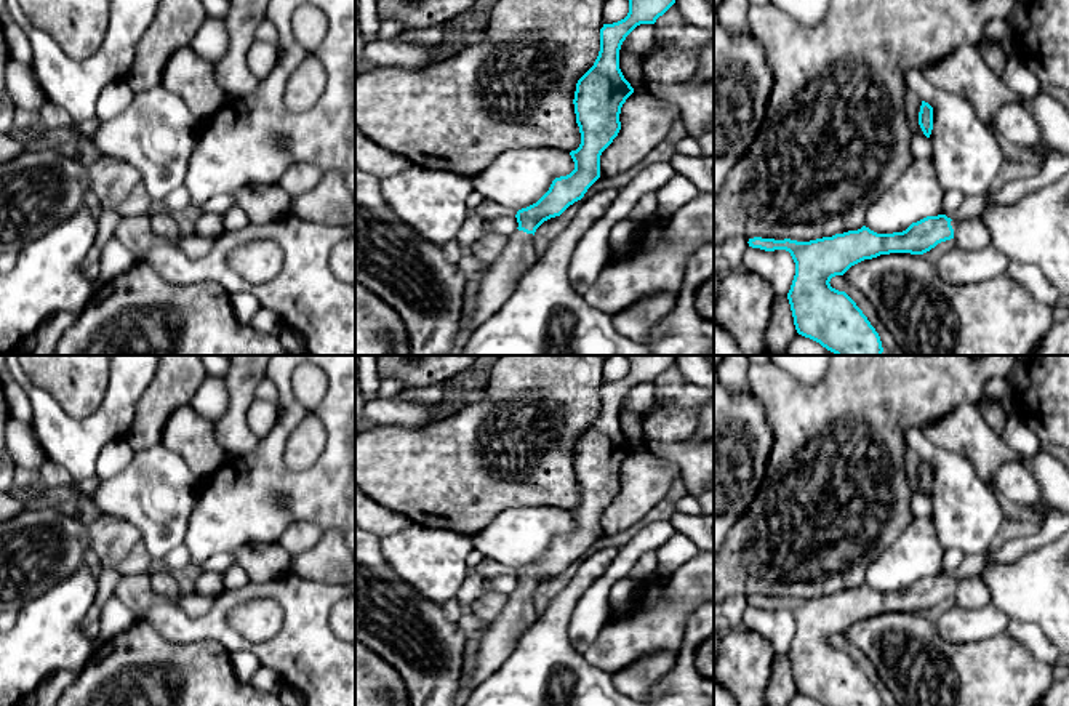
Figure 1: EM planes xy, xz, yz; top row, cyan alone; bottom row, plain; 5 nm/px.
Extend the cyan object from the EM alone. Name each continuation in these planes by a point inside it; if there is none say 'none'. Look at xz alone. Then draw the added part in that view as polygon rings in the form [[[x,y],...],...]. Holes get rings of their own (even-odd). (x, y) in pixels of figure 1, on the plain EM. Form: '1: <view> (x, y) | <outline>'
1: xz (517, 617) | [[[515,589],[501,610],[480,636],[475,671],[470,690],[488,679],[512,653],[518,637],[536,621],[533,610],[533,592]]]

